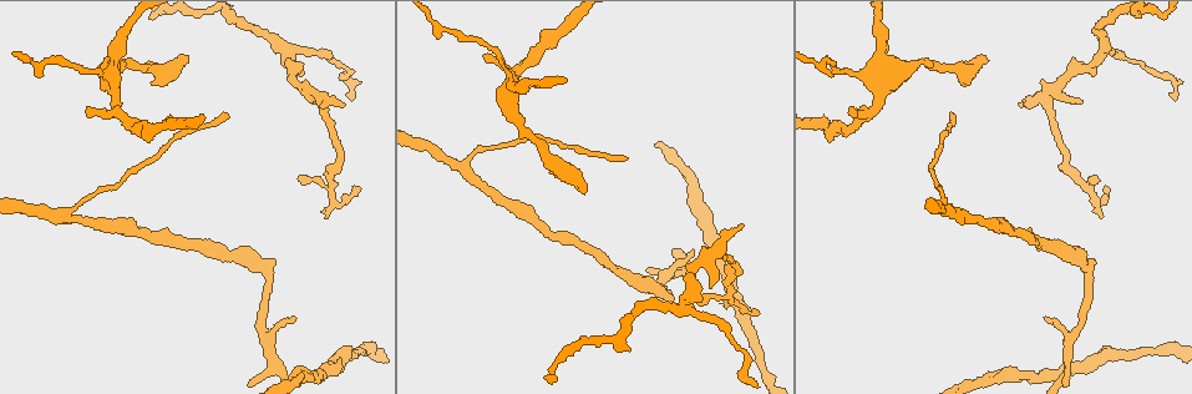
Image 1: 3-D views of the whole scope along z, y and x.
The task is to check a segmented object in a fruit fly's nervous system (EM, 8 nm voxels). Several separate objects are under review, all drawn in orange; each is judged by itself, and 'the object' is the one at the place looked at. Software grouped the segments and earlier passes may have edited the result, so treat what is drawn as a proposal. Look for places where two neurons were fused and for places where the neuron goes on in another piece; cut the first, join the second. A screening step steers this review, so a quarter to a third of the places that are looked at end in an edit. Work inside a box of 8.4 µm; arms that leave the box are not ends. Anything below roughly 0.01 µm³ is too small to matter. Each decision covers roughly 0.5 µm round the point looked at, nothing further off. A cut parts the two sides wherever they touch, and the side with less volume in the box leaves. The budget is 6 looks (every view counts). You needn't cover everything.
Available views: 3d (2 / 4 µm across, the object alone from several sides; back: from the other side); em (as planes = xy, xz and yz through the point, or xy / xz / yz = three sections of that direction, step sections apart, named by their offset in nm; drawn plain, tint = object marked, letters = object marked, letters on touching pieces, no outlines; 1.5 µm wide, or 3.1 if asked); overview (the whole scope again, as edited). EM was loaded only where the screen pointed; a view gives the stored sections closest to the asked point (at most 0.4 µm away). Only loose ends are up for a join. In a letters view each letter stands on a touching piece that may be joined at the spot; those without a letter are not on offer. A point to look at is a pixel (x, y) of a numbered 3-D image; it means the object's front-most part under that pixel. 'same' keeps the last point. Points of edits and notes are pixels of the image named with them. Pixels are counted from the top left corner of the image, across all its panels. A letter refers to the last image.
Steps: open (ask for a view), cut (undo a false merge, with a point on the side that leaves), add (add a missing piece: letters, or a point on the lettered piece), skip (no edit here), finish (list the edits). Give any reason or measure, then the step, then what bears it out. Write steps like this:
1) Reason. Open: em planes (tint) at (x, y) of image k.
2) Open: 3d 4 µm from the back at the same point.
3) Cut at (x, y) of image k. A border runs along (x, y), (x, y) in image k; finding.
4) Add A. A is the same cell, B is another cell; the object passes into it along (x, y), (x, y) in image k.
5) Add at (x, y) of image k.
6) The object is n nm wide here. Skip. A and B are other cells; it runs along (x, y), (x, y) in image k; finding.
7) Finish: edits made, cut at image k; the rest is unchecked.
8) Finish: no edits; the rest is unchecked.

End of a long branch. Open: 3d 4 µm at (988, 61) of image 1.

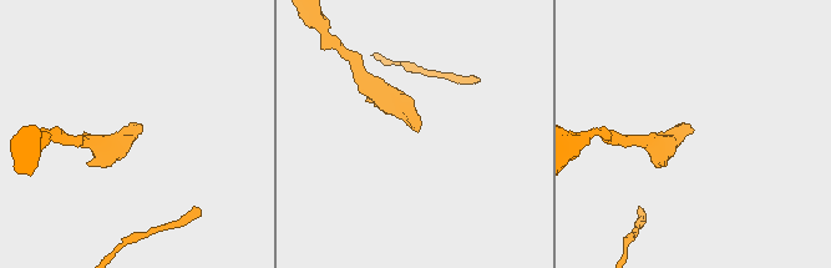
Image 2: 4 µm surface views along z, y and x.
Open: em xz step 8 (tint) at (418, 128) of image 2.

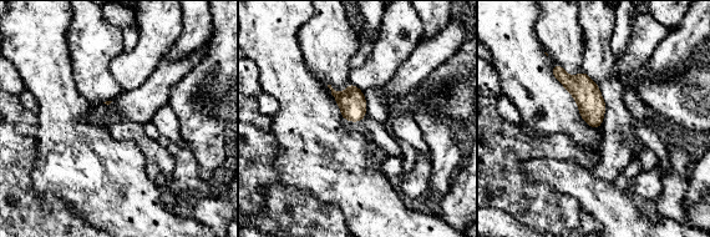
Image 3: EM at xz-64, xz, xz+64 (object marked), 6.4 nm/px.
Open: em planes (letters) at the same point.

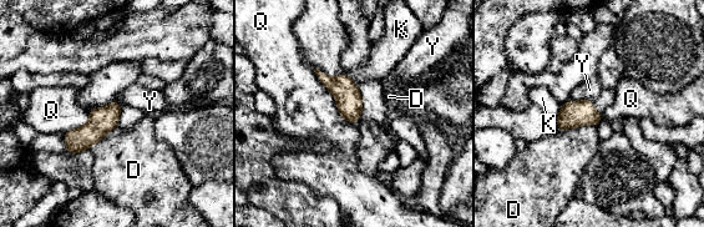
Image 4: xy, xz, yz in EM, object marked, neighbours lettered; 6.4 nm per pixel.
The longest contact is with Q, 400 nm. Skip. D, K, Q and Y are other cells; none of them fits.

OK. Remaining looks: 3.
Branch stops here. Open: em yz step 8 (letters) at (360, 187) of image 1.

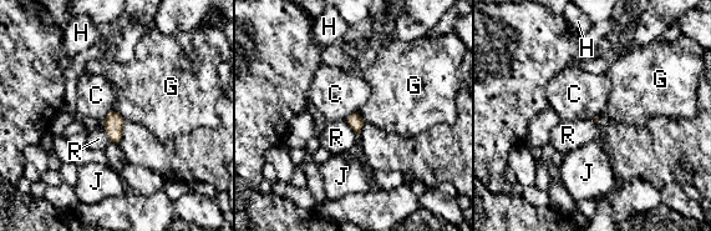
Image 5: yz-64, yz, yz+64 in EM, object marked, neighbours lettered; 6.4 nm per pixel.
Skip. C, G, H, J and R are other cells; a border runs along (357, 111), (351, 113), (345, 120) in image 5; no lettered piece goes on from it.

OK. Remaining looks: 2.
Finish: no edits; the rest is unchecked.

